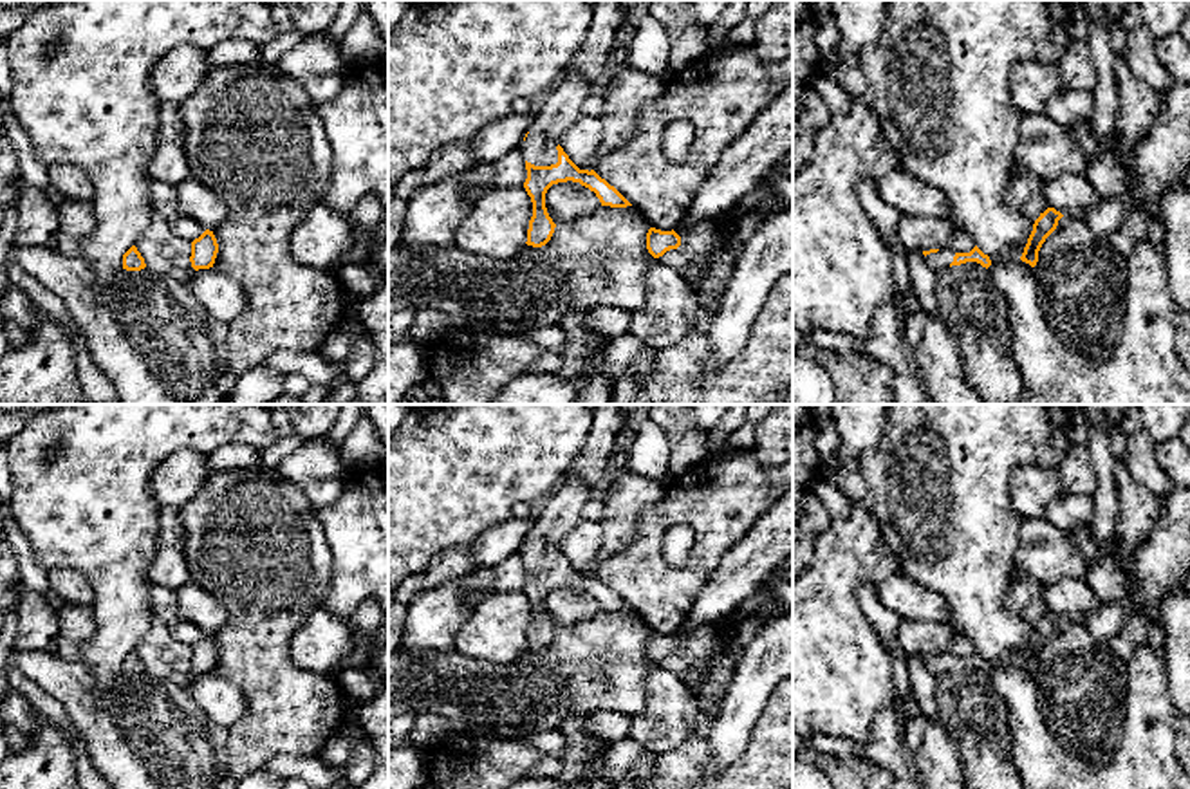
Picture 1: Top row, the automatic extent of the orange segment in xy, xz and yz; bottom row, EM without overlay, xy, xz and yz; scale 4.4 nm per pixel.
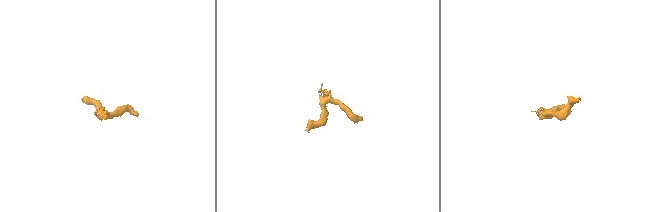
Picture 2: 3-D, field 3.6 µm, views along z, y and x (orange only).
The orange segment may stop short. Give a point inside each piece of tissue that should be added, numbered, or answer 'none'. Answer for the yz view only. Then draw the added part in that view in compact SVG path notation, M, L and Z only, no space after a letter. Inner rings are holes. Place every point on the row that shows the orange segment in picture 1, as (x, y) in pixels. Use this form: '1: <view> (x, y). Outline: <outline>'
1: yz (943, 257). Outline: M948 247L939 249L937 253L930 253L925 258L930 265L939 273L943 267L948 267L953 262L955 253Z

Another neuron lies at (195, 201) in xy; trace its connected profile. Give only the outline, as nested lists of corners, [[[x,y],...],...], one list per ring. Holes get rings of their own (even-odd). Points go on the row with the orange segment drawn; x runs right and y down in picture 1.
[[[195,179],[177,186],[181,215],[193,218],[204,229],[217,229],[228,217],[224,200]]]

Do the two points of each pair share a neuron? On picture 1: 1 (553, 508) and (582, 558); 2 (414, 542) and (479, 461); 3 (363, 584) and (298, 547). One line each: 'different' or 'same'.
1: different
2: same
3: different

